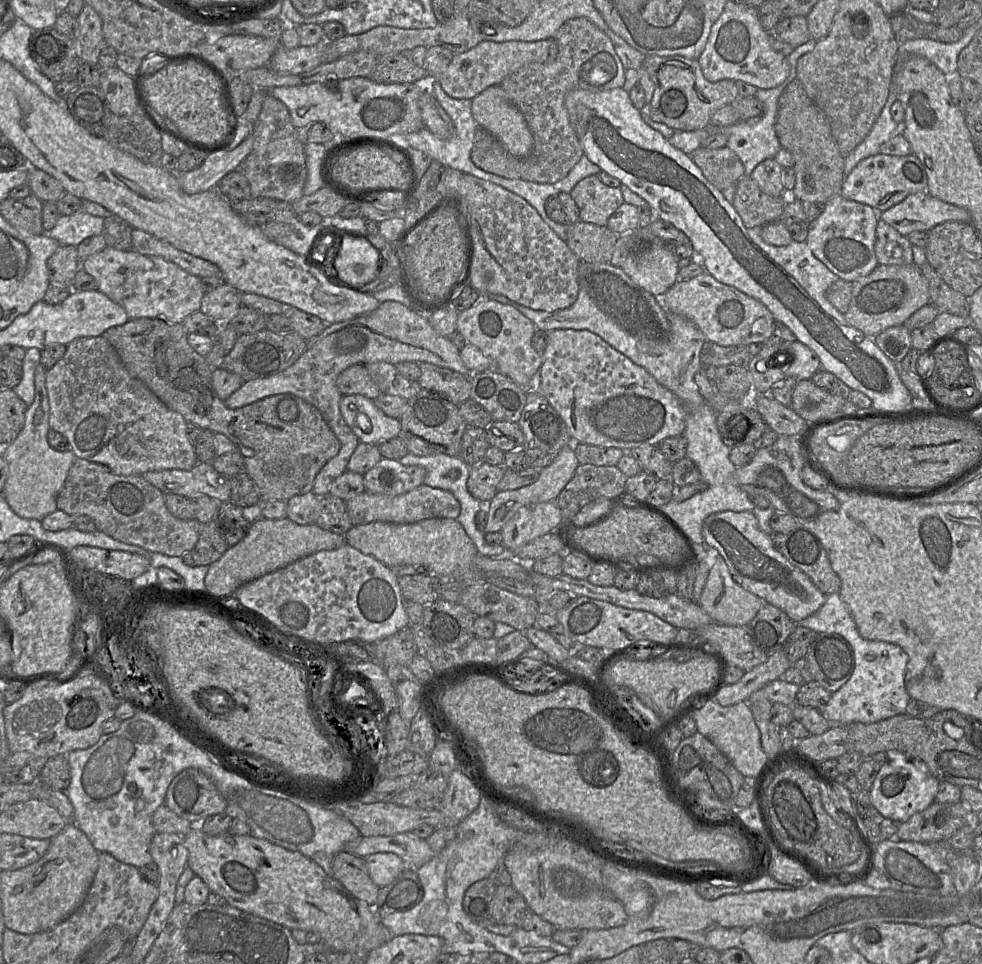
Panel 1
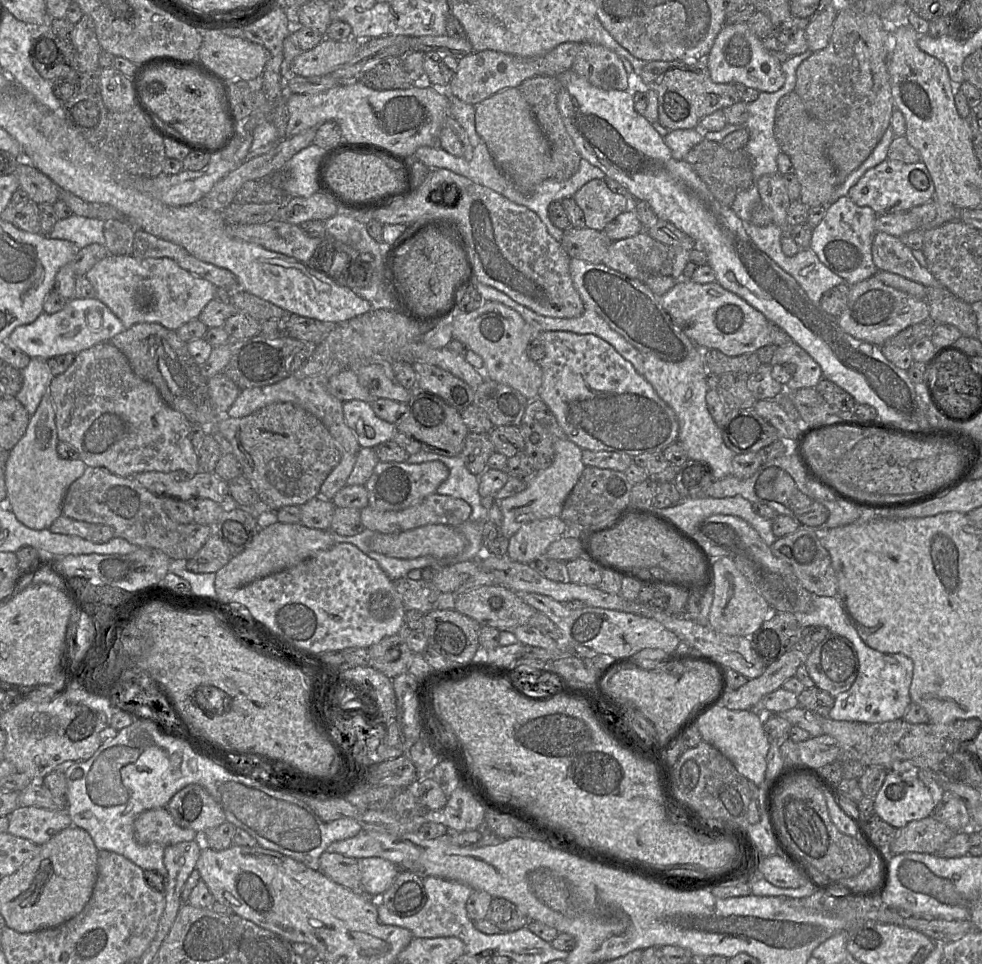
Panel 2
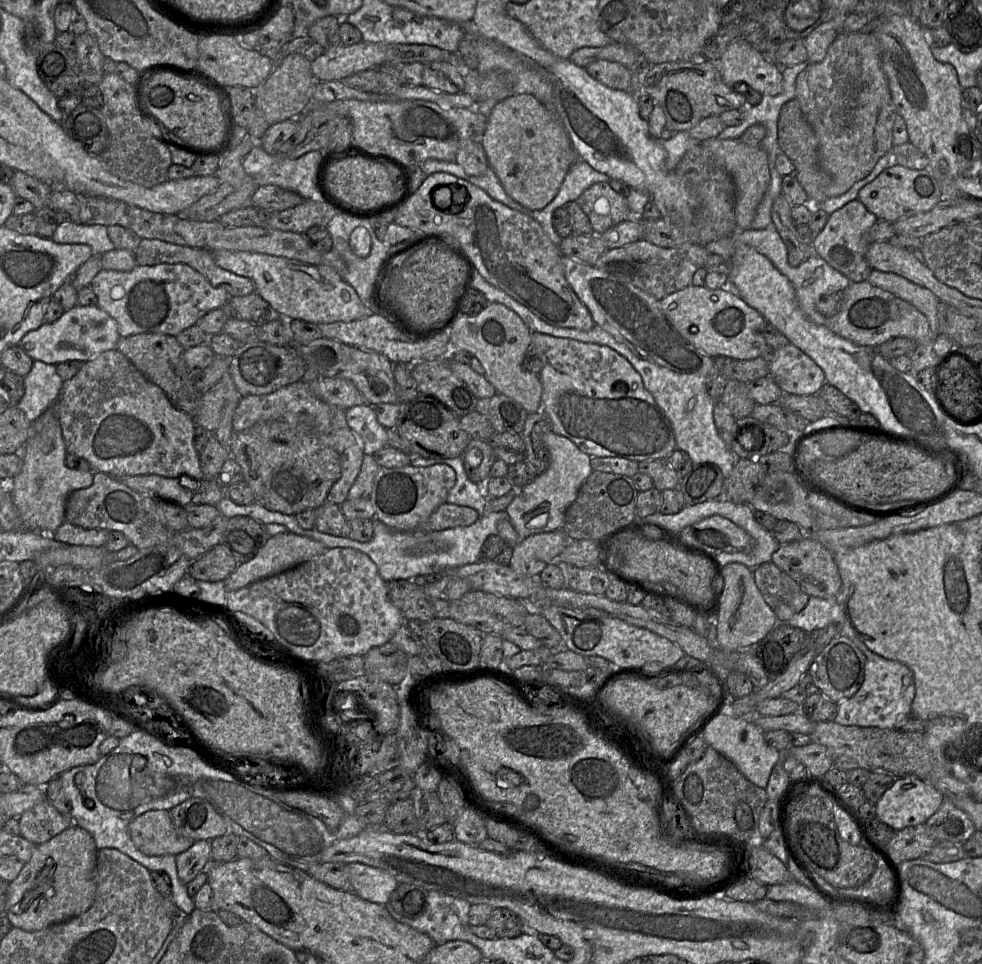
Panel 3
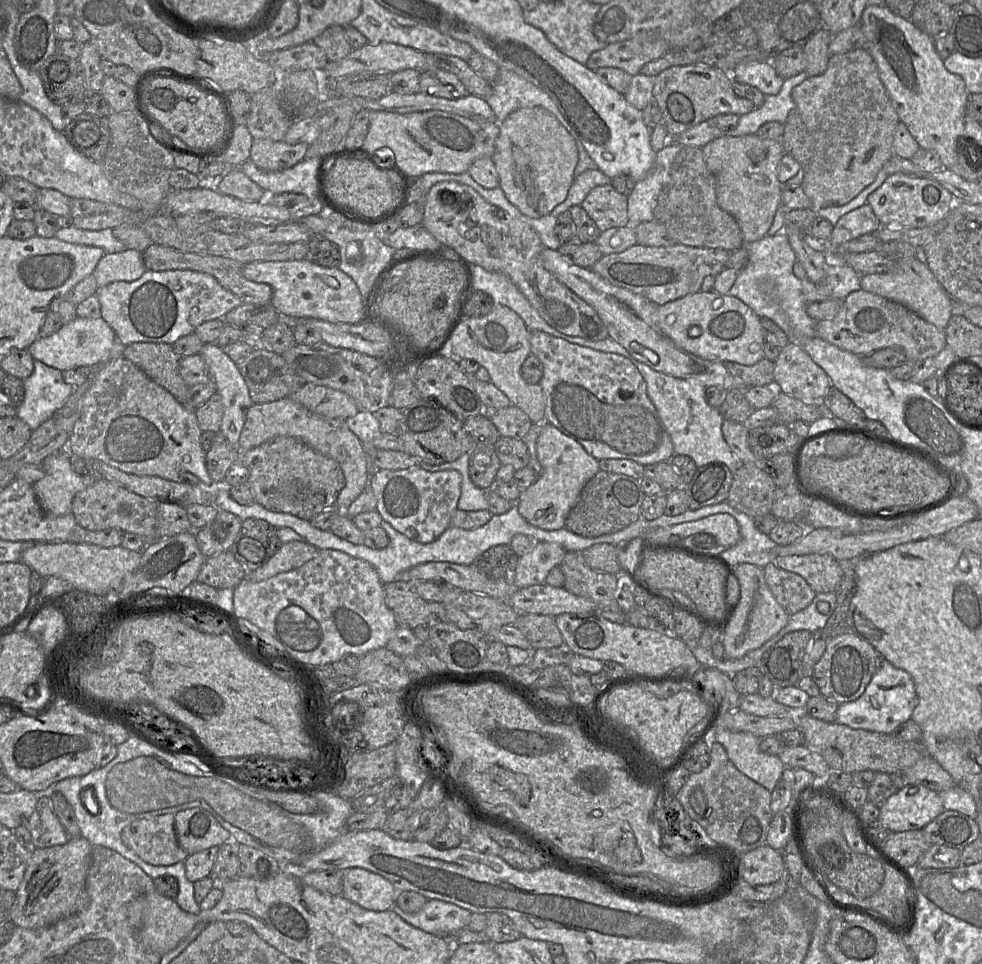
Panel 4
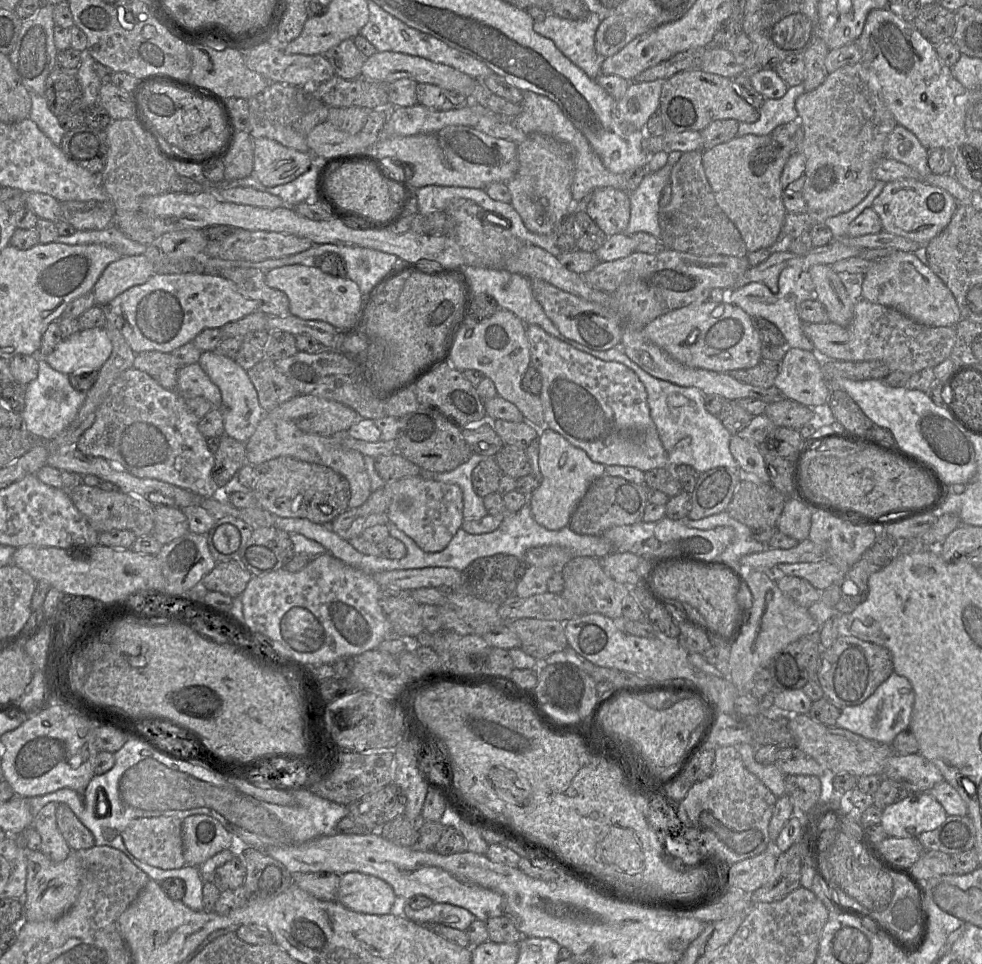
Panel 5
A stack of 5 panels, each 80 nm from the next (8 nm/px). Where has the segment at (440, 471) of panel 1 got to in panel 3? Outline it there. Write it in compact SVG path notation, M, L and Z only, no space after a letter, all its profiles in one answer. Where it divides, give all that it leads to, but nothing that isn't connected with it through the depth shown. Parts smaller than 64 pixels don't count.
M461 456L452 459L414 457L410 465L428 467L435 464L447 464L452 467L456 473L455 485L447 496L448 503L471 507L478 512L480 517L489 511L489 497L485 493L483 485L479 485L468 478Z

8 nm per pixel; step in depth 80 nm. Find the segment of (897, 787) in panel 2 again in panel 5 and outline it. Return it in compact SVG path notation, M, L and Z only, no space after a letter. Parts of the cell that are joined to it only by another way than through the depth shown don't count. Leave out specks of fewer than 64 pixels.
M910 792L902 801L882 810L880 823L889 837L918 838L921 833L939 827L947 816L943 806L928 792Z

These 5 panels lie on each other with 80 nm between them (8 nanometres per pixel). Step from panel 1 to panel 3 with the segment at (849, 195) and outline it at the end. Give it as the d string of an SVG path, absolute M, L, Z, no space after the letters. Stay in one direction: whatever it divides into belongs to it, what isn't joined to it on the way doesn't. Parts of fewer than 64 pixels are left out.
M896 163L890 165L873 181L863 186L858 192L857 200L863 203L879 220L891 223L930 211L942 200L942 195L929 166L926 169L915 170Z

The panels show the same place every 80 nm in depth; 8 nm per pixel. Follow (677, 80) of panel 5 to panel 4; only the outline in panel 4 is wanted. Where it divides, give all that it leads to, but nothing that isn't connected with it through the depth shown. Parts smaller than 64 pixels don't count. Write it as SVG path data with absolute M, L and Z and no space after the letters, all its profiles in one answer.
M707 64L672 66L663 70L655 76L653 100L661 111L662 123L670 136L677 136L717 115L736 114L740 117L755 108L750 100L736 95L733 89L733 79L730 74L723 72L715 65Z

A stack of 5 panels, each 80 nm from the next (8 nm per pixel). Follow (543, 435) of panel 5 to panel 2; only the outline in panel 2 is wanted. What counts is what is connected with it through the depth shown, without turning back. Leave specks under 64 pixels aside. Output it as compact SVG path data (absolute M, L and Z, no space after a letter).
M563 437L554 445L554 460L552 464L541 472L536 472L524 490L514 496L498 502L502 513L499 534L510 538L522 526L536 520L561 516L564 502L577 483L585 465L582 462L582 449L575 443Z

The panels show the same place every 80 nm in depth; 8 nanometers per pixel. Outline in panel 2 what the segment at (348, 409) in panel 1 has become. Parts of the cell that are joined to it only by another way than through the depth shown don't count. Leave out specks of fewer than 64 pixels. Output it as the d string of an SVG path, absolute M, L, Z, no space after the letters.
M361 400L343 402L344 418L360 447L375 448L390 441L398 432L396 425L376 416L371 403Z

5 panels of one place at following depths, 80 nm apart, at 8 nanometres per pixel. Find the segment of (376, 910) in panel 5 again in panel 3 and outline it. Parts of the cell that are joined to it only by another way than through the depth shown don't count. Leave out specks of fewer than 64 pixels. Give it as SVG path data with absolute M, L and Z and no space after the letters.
M351 863L348 867L351 891L369 902L384 906L389 903L398 885L391 874L363 863Z

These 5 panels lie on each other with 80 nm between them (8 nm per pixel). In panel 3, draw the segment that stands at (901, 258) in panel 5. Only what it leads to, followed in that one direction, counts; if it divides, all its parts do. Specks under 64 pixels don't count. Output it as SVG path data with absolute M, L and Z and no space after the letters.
M872 270L866 281L913 305L927 317L932 329L935 329L935 334L940 334L937 316L939 300L930 290L897 274L878 270Z

